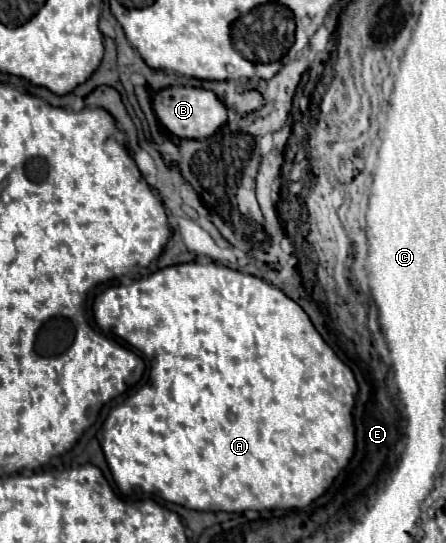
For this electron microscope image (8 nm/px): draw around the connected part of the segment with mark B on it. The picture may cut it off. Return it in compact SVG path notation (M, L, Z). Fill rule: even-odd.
M171 85L167 89L161 89L153 97L153 109L155 109L161 125L171 135L187 137L187 139L207 139L227 121L225 103L213 91L207 91L203 87Z

